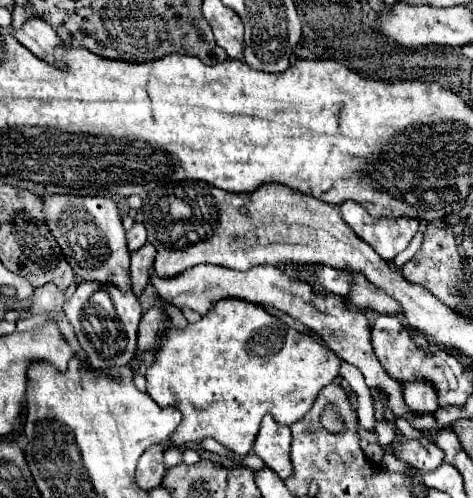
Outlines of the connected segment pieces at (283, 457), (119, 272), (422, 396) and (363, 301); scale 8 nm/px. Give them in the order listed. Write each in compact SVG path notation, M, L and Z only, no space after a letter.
M266 414L262 418L262 426L254 442L254 452L264 462L268 462L268 468L272 468L280 480L286 480L292 476L290 444L292 444L290 428L276 424L274 418Z
M54 194L54 196L44 196L44 220L46 226L50 228L54 240L62 248L62 254L70 268L74 270L76 278L82 280L98 280L98 282L116 282L116 286L124 286L124 290L130 290L128 286L128 262L130 262L130 252L126 248L126 238L124 238L124 226L120 220L120 212L116 202L112 202L106 196L74 196L74 194Z
M406 382L402 386L404 402L410 414L434 414L436 412L436 392L426 382Z
M356 274L356 290L348 294L348 300L360 310L372 308L378 314L398 314L400 312L398 302L394 298L388 298L384 290L372 286L362 274Z

